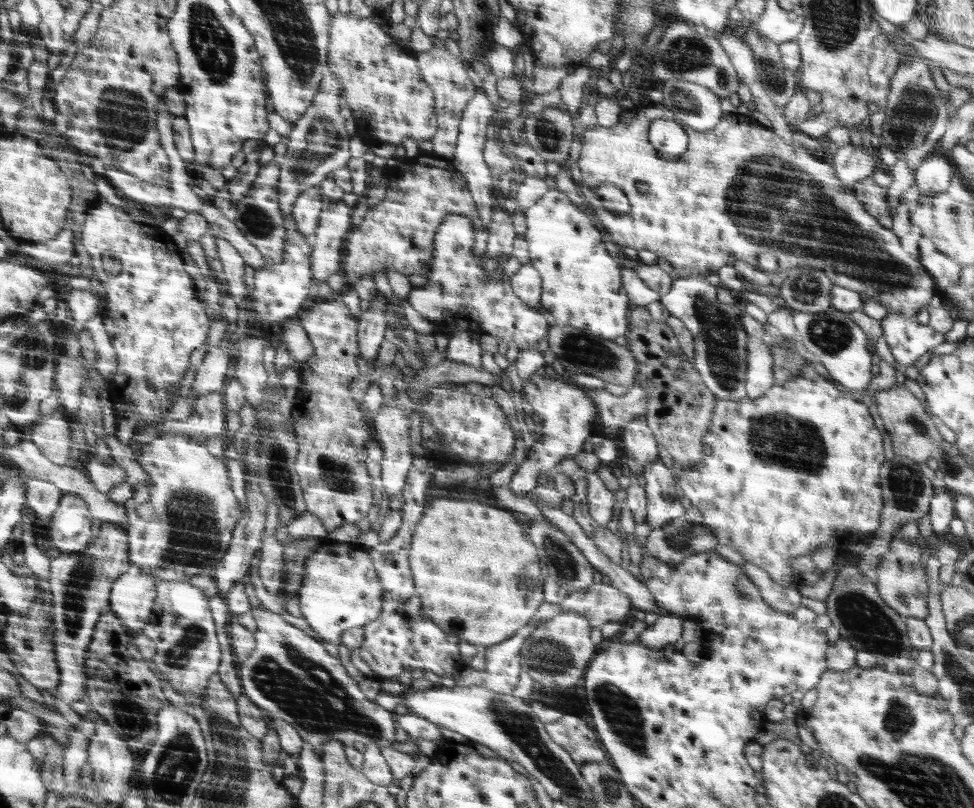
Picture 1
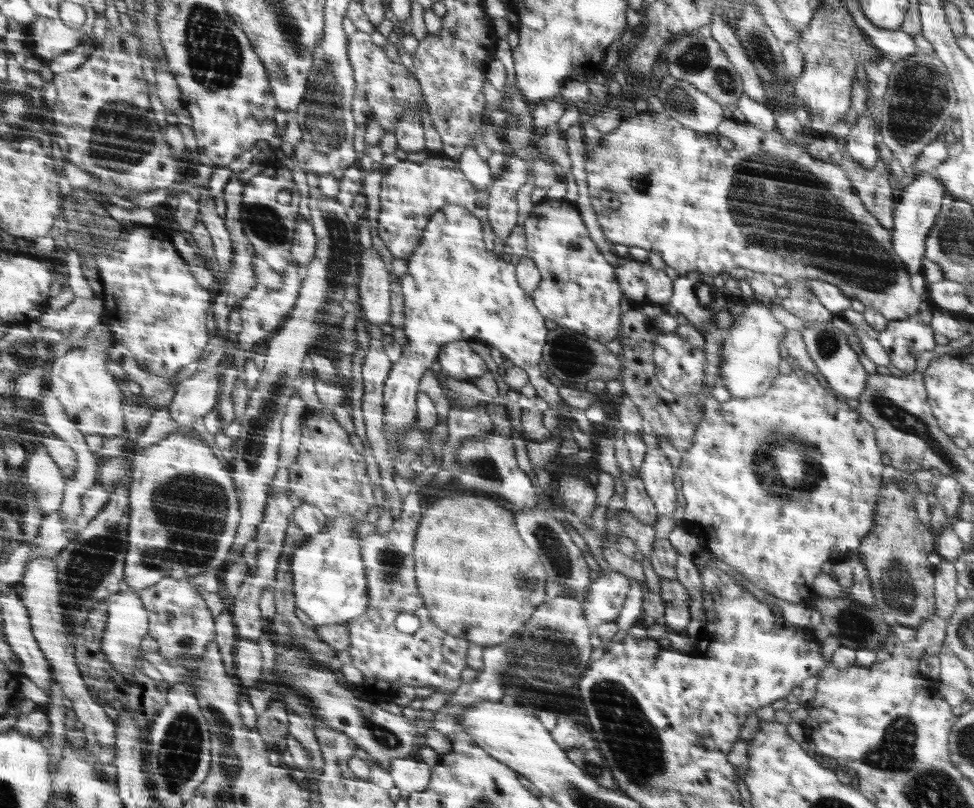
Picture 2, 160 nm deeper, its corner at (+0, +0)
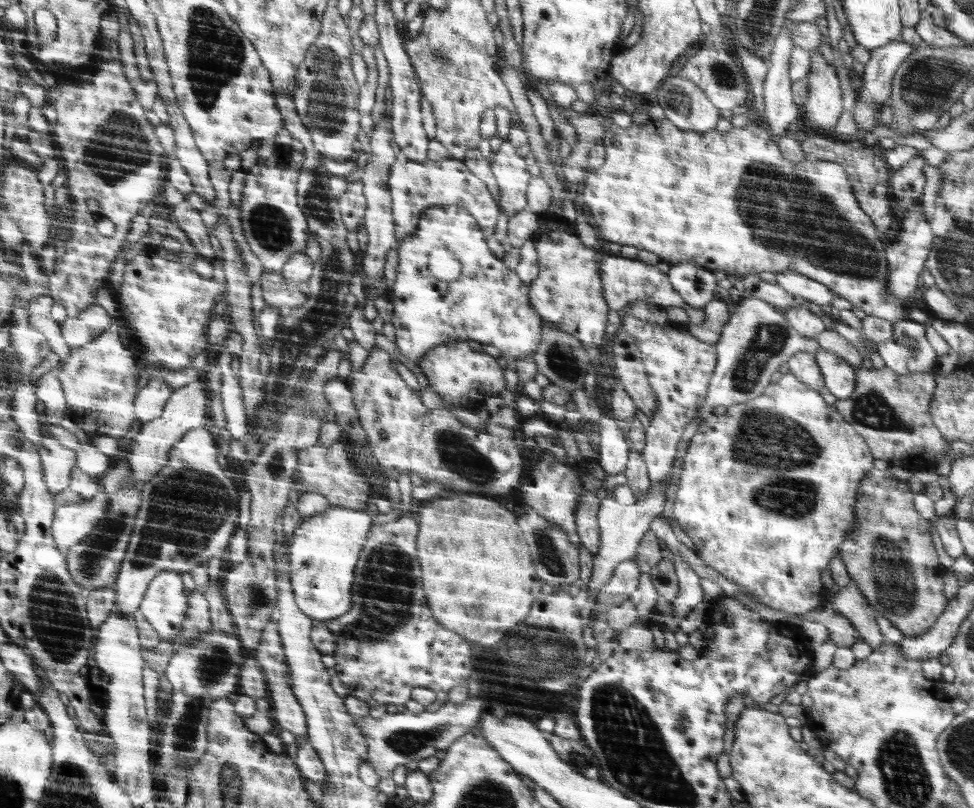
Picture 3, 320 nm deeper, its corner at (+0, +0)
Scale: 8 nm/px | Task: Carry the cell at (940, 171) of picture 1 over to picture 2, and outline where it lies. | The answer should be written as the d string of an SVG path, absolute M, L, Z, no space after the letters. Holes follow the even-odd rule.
M923 172L899 195L894 228L890 230L893 232L893 250L905 264L910 276L921 276L926 239L935 225L937 216L948 202L946 194L949 193L929 172Z

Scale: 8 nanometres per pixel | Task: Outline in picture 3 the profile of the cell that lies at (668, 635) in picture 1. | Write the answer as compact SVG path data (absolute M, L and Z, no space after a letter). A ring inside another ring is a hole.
M672 554L670 559L674 563L677 581L679 582L679 593L675 601L672 602L672 612L675 620L681 621L702 601L701 578L680 555Z

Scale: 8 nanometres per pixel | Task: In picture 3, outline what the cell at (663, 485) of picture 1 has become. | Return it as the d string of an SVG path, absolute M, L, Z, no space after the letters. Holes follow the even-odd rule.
M622 314L620 328L638 345L648 376L648 385L660 403L658 410L650 417L650 426L645 428L645 448L641 453L653 487L667 479L682 432L705 403L710 380L717 368L717 347L716 344L702 342L692 336L690 331L680 329L676 325L644 322L626 314Z

